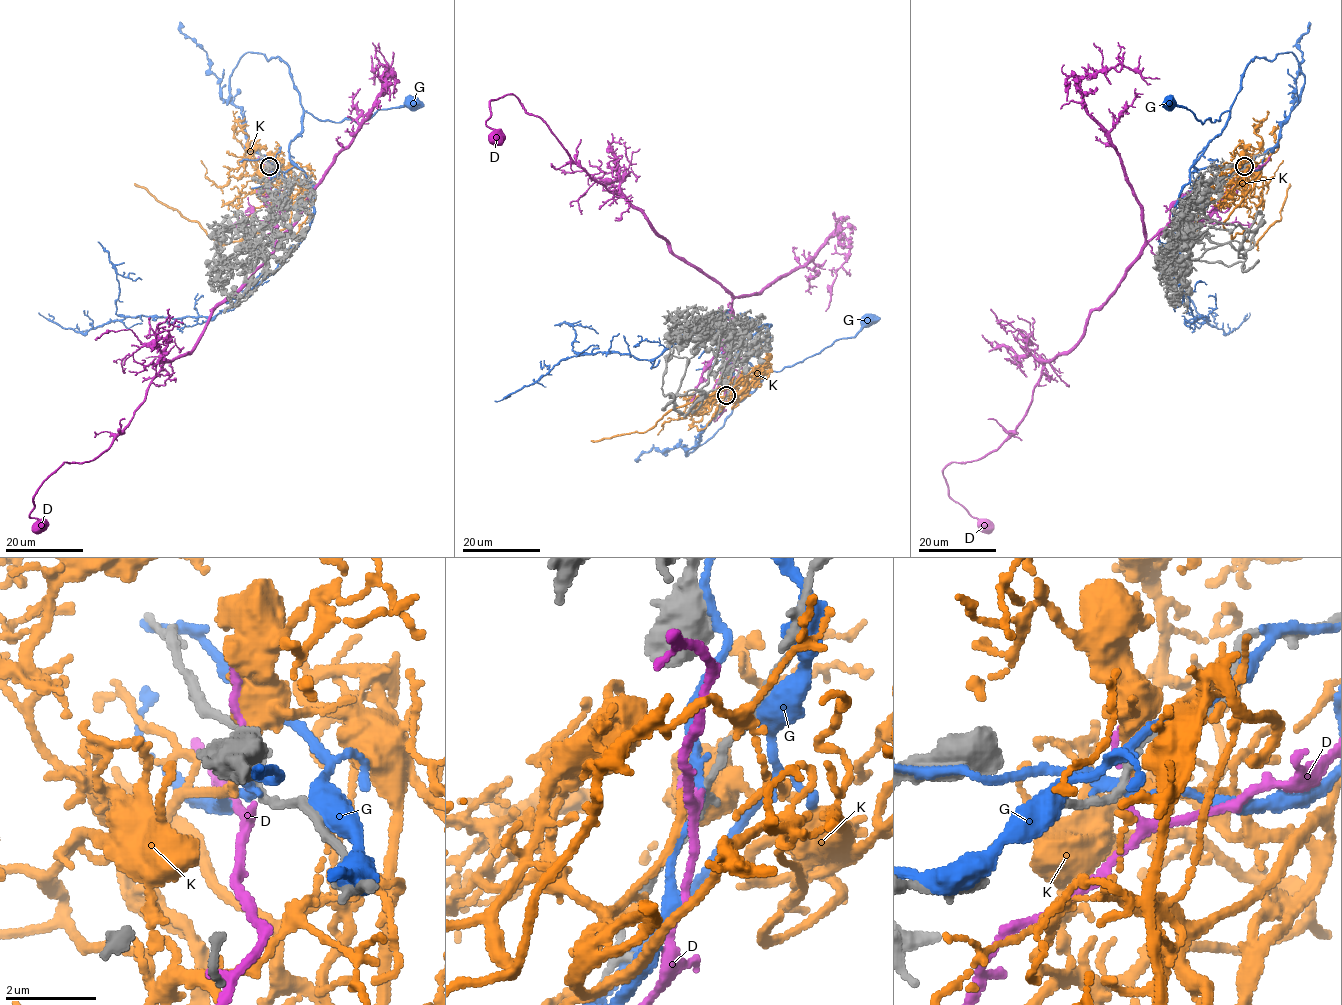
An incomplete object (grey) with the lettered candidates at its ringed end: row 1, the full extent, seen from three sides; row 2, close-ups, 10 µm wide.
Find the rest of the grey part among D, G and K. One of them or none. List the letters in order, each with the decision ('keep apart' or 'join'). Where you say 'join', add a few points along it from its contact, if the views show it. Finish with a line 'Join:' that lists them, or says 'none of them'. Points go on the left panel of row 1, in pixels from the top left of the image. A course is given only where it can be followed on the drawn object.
D: keep apart
G: keep apart
K: keep apart
Join: none of them

